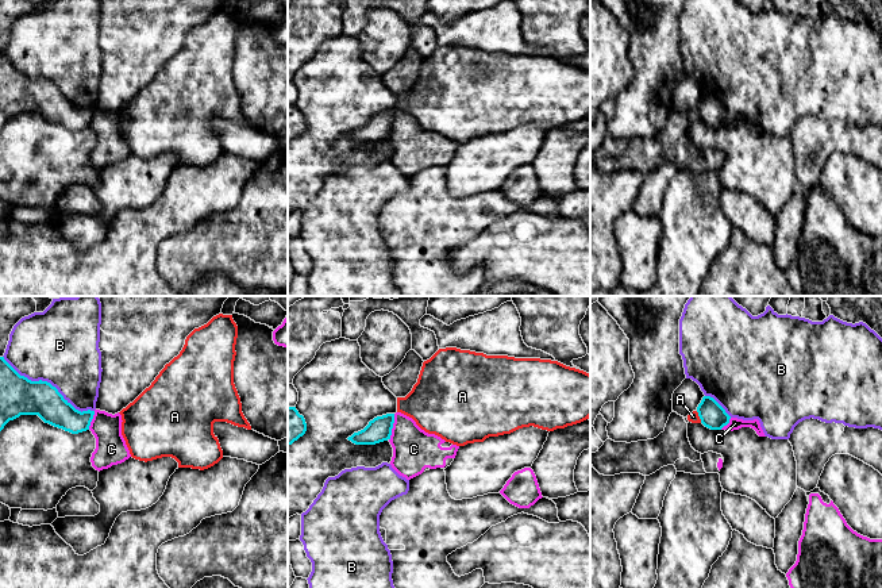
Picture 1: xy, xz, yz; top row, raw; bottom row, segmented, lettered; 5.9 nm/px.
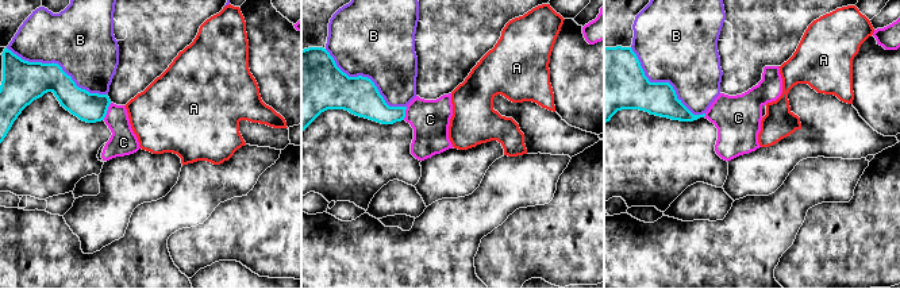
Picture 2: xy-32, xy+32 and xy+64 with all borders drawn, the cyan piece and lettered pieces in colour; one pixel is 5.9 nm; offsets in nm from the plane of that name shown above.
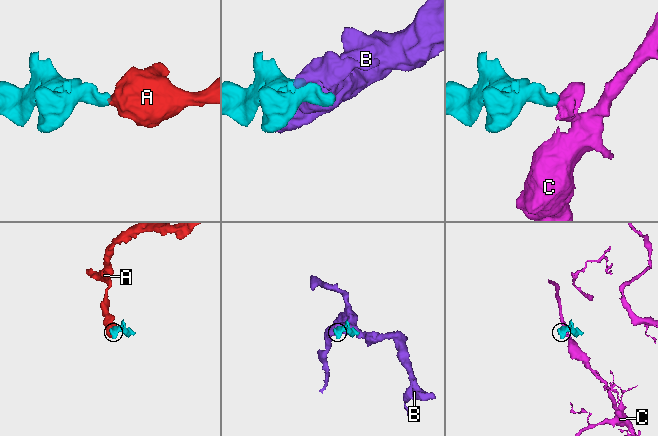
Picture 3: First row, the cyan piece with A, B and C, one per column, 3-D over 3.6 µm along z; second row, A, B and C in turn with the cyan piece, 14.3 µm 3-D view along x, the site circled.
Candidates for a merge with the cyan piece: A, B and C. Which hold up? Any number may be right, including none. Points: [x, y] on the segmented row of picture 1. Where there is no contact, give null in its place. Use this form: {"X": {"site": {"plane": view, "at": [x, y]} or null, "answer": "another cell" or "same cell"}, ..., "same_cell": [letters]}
{"A": {"site": {"plane": "yz", "at": [698, 415]}, "answer": "another cell"}, "B": {"site": {"plane": "xy", "at": [49, 383]}, "answer": "another cell"}, "C": {"site": {"plane": "xz", "at": [392, 427]}, "answer": "another cell"}, "same_cell": []}

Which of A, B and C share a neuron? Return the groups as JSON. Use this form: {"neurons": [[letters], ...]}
{"neurons": [["A"], ["B"], ["C"]]}

